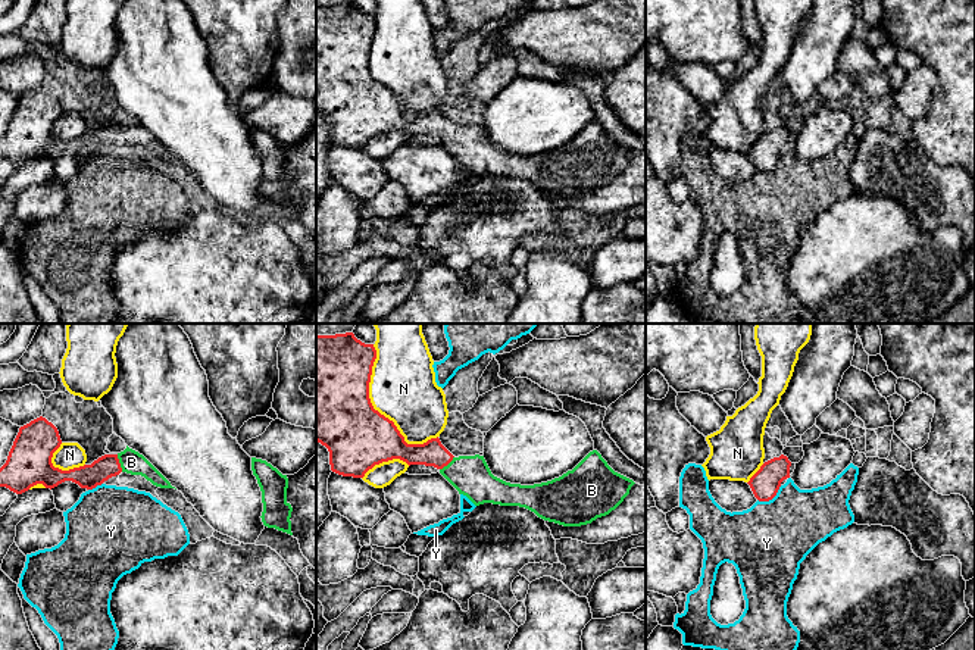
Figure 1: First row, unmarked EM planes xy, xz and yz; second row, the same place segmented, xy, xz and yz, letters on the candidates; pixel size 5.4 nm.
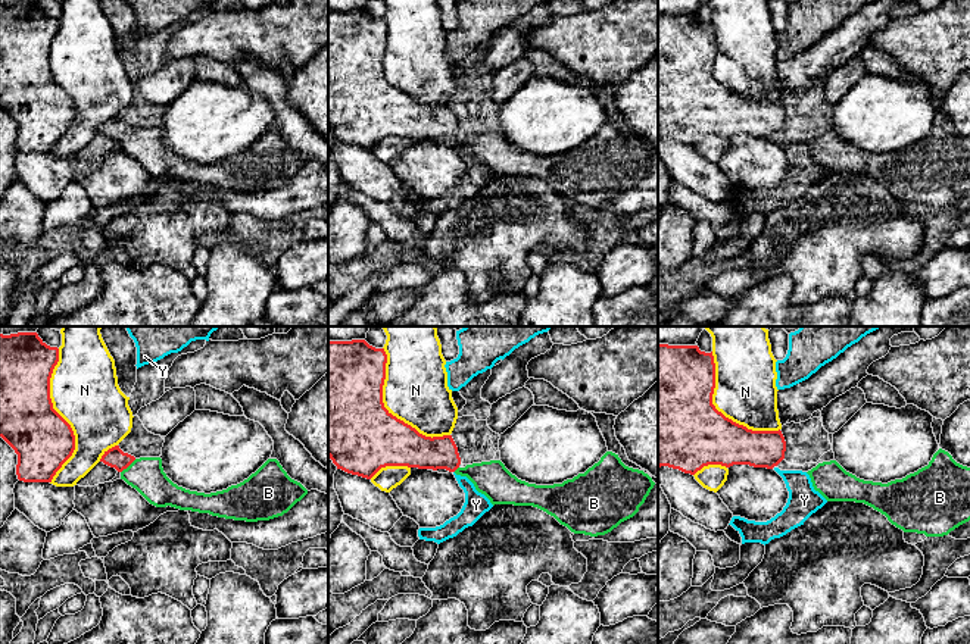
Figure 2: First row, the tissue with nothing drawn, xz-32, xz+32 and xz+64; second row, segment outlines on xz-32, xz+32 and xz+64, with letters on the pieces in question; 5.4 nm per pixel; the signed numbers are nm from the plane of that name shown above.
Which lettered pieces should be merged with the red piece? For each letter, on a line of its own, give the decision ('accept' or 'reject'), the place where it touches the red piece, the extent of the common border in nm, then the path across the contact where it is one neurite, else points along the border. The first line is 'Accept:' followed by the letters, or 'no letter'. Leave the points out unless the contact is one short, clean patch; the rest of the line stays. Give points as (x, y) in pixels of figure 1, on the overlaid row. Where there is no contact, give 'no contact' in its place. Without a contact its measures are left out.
Accept: B
B: accept; meets red in xy at (119, 463); contact 100 nm long; runs through xy (88, 477), (109, 465), (119, 463), (131, 462)
N: reject; meets red in xz at (377, 411); contact 600 nm long
Y: reject; meets red in yz at (771, 499); contact 160 nm long

